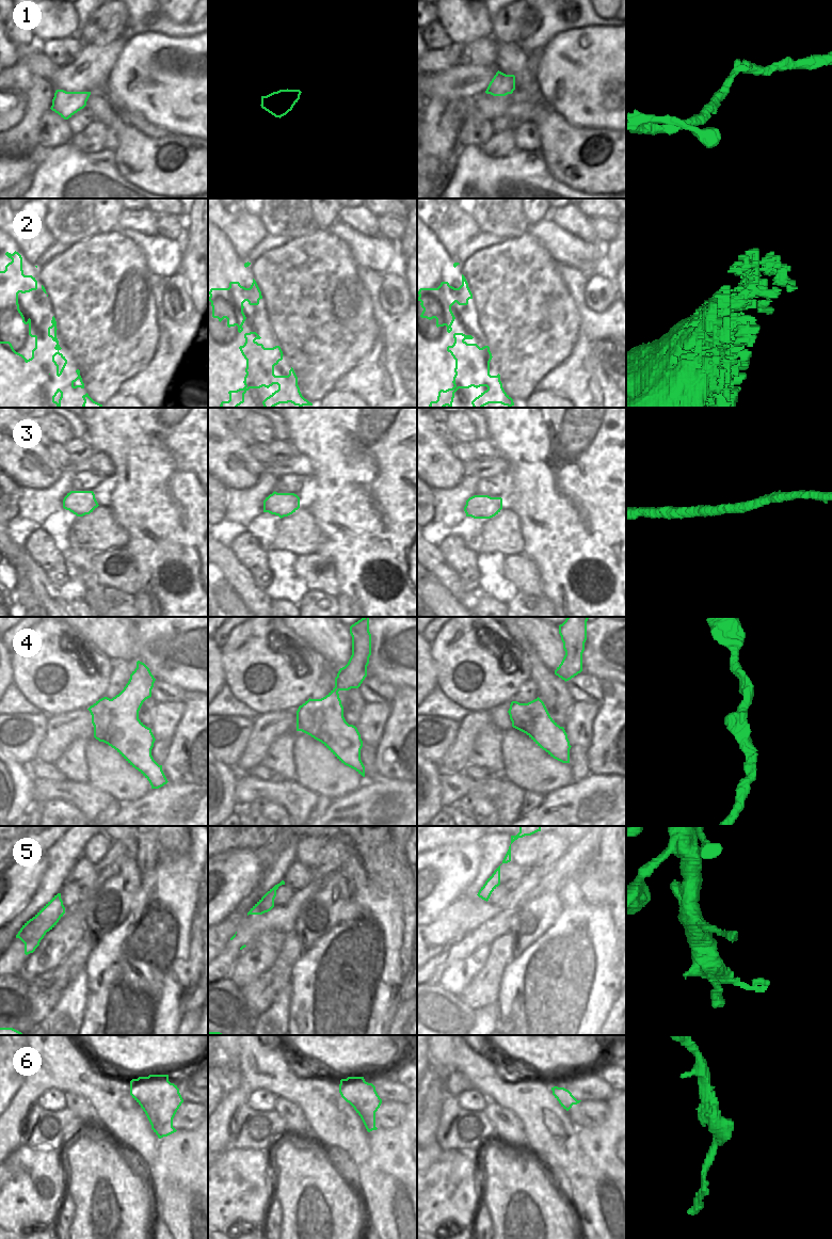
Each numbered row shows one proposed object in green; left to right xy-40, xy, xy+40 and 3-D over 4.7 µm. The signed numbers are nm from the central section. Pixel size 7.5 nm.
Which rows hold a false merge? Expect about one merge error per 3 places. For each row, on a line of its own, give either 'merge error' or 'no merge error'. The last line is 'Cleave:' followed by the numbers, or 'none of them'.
1: no merge error
2: no merge error
3: no merge error
4: no merge error
5: no merge error
6: merge error
Cleave: 6

